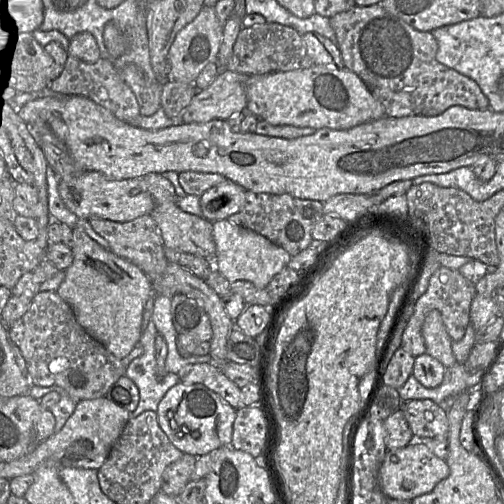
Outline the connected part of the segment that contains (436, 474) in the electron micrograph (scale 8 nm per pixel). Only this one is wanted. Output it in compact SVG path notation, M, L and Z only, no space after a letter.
M409 443L405 447L386 451L379 468L379 484L389 499L413 500L431 492L449 473L446 460L435 456L424 443Z

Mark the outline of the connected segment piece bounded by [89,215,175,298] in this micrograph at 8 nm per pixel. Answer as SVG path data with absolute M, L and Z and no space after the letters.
M144 215L124 223L96 218L89 221L93 230L108 241L109 250L112 253L130 261L148 276L157 295L166 295L170 298L175 295L162 285L162 276L170 262L165 256L159 227L150 215Z

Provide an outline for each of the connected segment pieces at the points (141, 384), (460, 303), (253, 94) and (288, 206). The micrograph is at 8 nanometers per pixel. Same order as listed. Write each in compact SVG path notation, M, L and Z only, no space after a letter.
M150 319L138 344L143 348L143 353L131 361L126 369L125 375L136 384L140 393L139 403L131 413L131 417L137 417L145 411L156 412L159 402L167 391L179 383L179 377L175 373L168 372L161 379L157 377L155 355L157 334L158 331Z
M441 266L430 277L426 292L415 303L413 314L402 335L401 347L414 357L426 353L425 342L421 328L426 315L431 310L439 310L443 323L453 341L463 338L466 328L470 323L470 305L476 295L475 284L466 279L458 270Z
M314 64L304 69L251 75L246 95L246 110L271 125L344 130L386 116L383 105L365 83L345 68Z
M247 190L245 205L228 220L263 235L293 257L311 245L312 231L324 215L324 203L318 200L301 199L288 193L276 195Z

